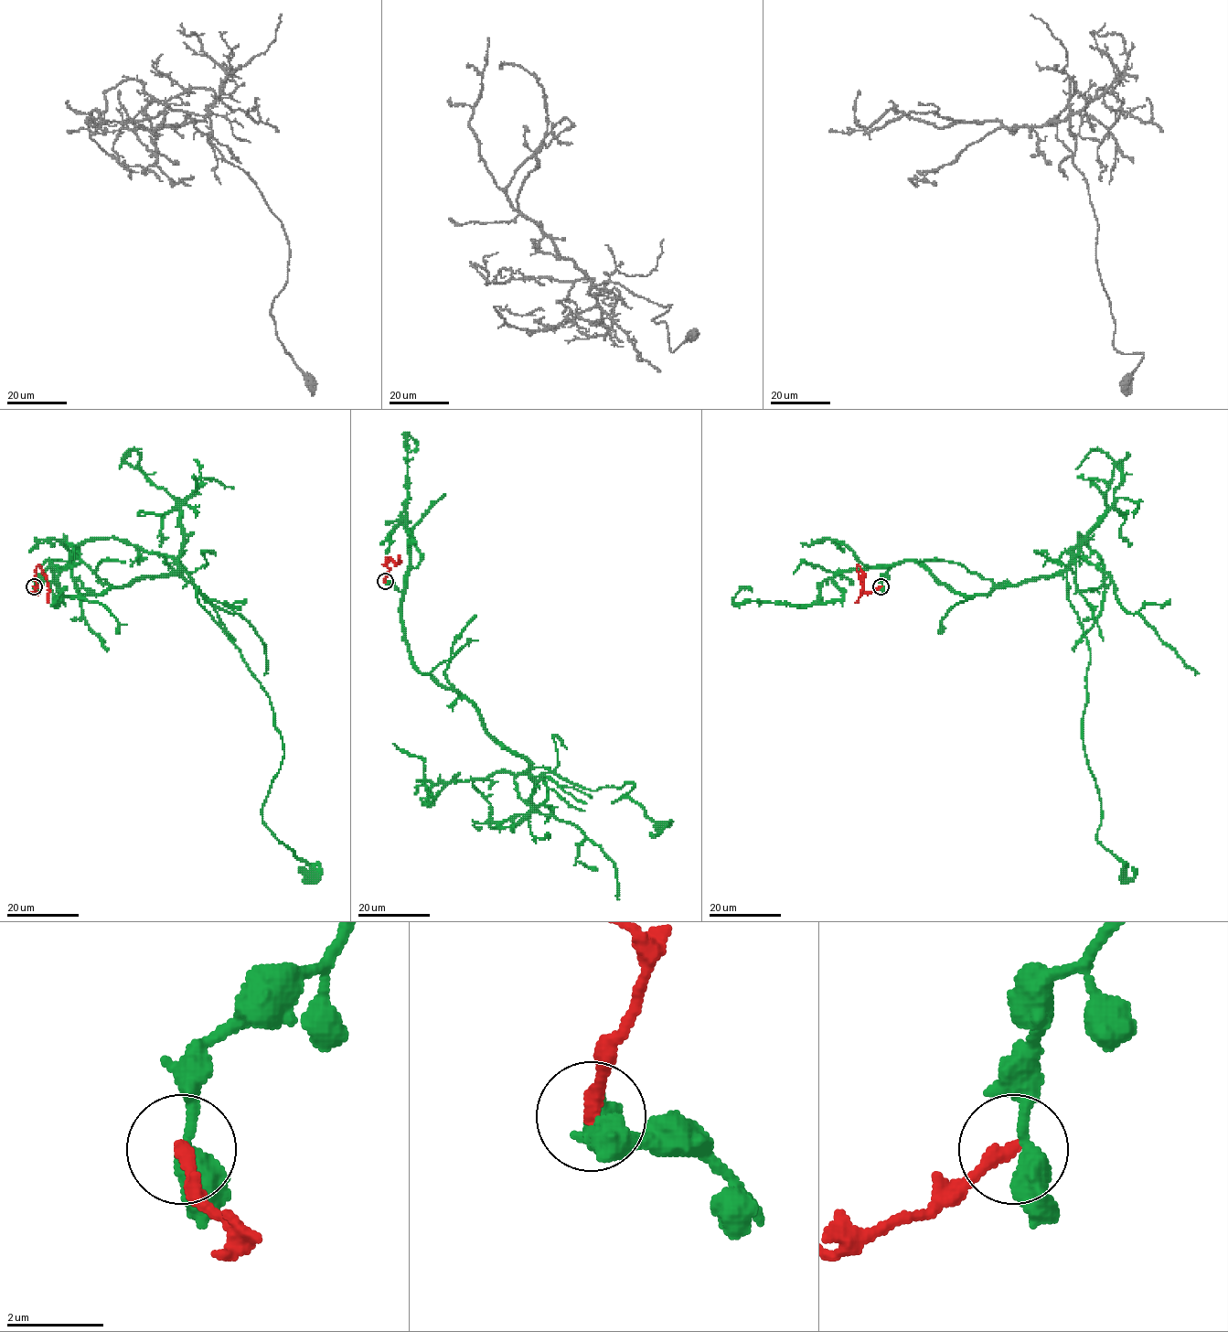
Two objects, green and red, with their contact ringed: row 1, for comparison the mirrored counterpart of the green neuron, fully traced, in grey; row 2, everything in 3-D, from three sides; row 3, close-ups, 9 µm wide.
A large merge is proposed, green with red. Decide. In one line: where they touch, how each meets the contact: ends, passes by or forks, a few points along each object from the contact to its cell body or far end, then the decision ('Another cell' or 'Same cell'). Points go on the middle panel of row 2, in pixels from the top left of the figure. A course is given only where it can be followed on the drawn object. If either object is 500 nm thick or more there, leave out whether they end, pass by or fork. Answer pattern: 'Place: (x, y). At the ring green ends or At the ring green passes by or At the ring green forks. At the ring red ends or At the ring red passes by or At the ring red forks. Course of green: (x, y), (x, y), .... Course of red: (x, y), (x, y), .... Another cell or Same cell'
Place: (385, 581). At the ring green passes by. At the ring red ends. Course of green: (385, 582), (402, 594), (417, 669), (533, 767), (590, 790), (633, 783), (613, 801), (664, 826), (650, 833). Course of red: (385, 581), (389, 572), (387, 557), (399, 563), (399, 554). Another cell

